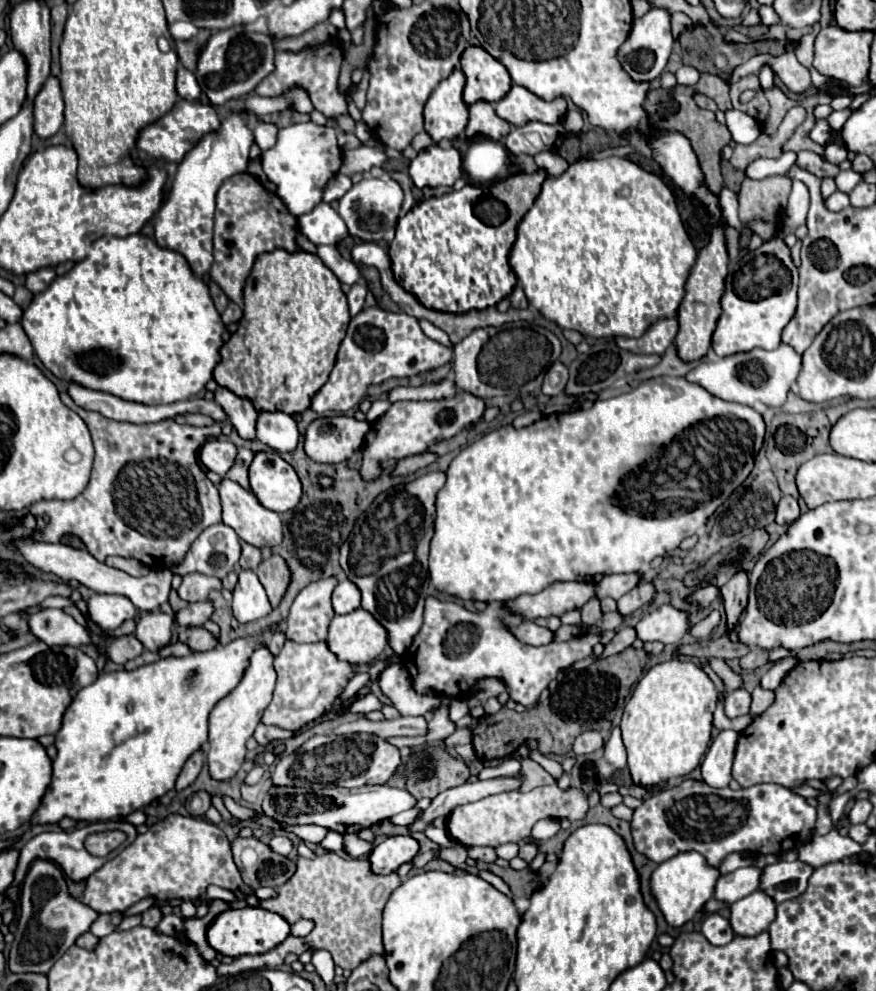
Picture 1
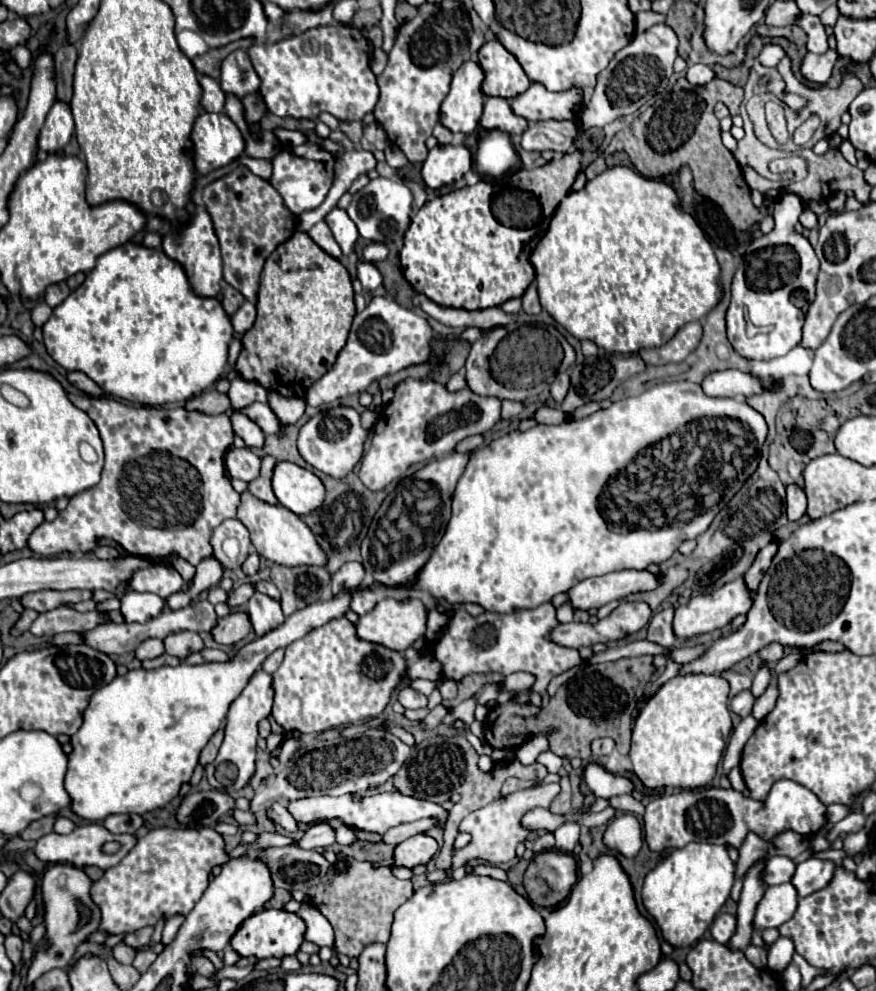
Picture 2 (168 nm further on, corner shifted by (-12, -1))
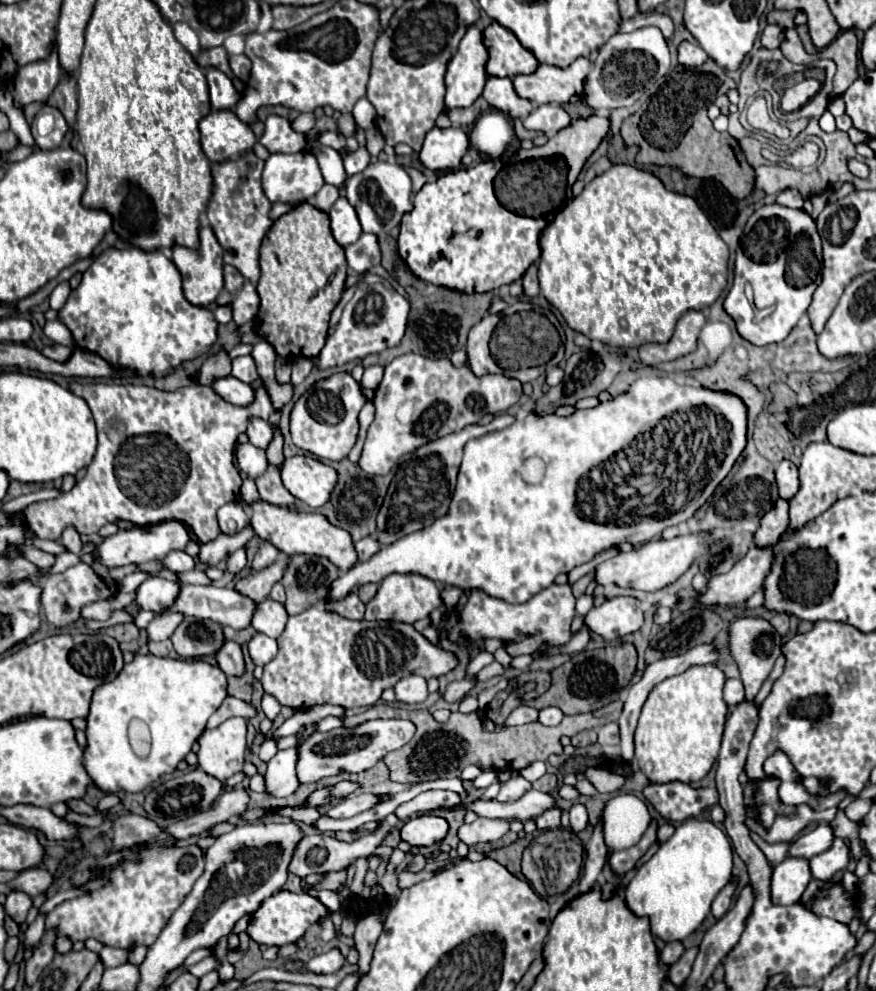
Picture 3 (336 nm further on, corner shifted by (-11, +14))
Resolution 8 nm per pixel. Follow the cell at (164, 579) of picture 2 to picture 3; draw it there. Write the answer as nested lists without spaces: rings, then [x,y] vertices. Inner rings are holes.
[[[170,552],[162,558],[162,566],[172,572],[188,572],[194,568],[194,558],[186,552]]]

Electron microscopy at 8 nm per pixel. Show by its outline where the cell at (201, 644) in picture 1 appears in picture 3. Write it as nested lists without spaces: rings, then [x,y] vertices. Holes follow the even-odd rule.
[[[282,554],[282,556],[276,560],[276,564],[260,570],[260,572],[254,572],[254,574],[250,574],[250,576],[246,576],[246,578],[240,578],[240,580],[234,584],[234,590],[258,604],[260,600],[266,600],[266,598],[268,598],[272,584],[282,578],[286,564],[288,564],[288,556]]]

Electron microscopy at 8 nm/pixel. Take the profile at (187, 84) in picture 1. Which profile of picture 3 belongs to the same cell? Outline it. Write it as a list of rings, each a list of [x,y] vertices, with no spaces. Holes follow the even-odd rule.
[[[206,68],[204,72],[210,88],[212,108],[234,108],[236,102],[240,100],[240,94],[234,90],[232,80],[218,68]]]

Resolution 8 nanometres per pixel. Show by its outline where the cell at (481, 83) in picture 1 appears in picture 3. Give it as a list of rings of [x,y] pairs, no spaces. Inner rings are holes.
[[[492,22],[484,30],[484,46],[488,50],[486,74],[498,78],[514,78],[518,74],[532,74],[538,68],[538,60],[522,48],[512,32]]]

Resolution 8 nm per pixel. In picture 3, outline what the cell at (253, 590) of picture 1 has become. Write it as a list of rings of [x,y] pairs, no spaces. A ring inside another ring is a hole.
[[[266,598],[256,606],[250,626],[256,632],[262,632],[262,634],[272,636],[272,638],[278,638],[284,632],[286,620],[288,620],[288,614],[284,610],[284,604],[276,602],[272,598]]]

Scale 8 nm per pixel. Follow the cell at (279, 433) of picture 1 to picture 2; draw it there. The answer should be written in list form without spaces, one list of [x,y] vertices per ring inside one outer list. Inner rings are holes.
[[[251,403],[249,407],[241,407],[241,409],[233,409],[233,411],[247,415],[251,421],[255,421],[263,429],[263,433],[271,433],[271,435],[283,433],[275,413],[271,411],[271,407],[267,403]]]

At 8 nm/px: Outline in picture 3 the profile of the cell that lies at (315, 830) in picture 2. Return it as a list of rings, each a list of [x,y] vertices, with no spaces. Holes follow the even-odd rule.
[[[358,794],[358,796],[352,796],[352,798],[346,798],[342,800],[340,804],[334,804],[328,808],[326,816],[328,818],[336,818],[336,820],[344,820],[344,818],[352,818],[368,808],[372,808],[376,804],[376,794]]]

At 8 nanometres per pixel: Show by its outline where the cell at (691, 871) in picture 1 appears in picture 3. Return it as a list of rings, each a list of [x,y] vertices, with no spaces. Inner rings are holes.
[[[690,818],[684,824],[676,826],[670,840],[664,842],[654,852],[654,856],[638,868],[636,876],[630,880],[630,884],[626,888],[626,904],[636,916],[650,918],[650,926],[652,926],[654,936],[660,936],[664,942],[684,940],[710,914],[712,900],[730,882],[730,876],[732,876],[732,846],[728,842],[728,836],[710,820]]]

